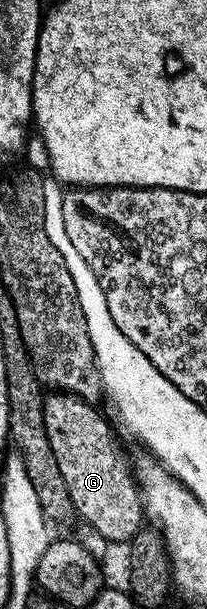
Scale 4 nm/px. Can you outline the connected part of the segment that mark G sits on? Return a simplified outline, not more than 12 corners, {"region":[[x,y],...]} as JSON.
{"region":[[45,394],[73,512],[124,545],[144,497],[93,404]]}

